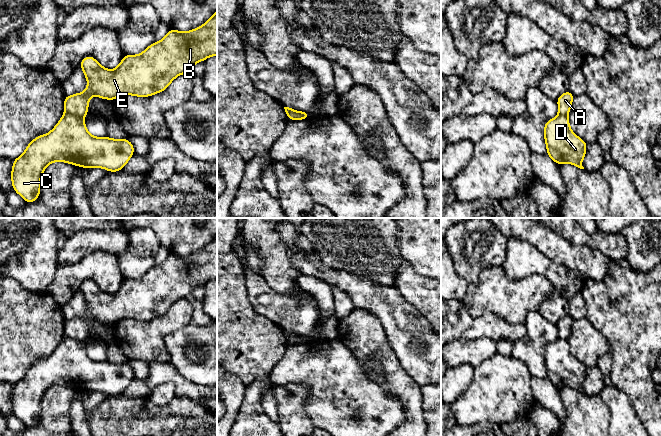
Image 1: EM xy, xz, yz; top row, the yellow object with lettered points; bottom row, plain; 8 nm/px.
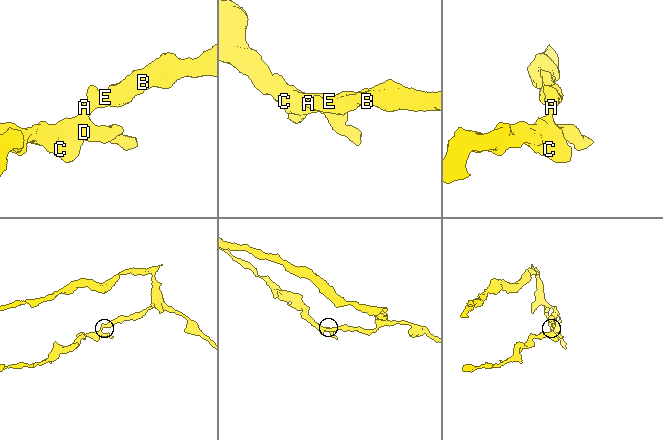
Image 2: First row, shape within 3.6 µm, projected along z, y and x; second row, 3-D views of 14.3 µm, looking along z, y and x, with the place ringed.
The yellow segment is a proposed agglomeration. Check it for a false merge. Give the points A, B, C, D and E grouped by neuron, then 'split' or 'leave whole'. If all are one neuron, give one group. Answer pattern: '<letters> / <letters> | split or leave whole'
A B E / C D | split

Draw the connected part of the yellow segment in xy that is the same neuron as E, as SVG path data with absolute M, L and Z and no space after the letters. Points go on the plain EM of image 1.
M217 234L196 253L180 256L170 252L162 264L152 267L142 277L124 279L114 294L104 292L92 280L84 281L79 290L87 303L87 312L81 317L65 320L64 335L84 342L88 338L89 322L92 320L115 324L122 319L149 321L161 317L177 300L186 298L194 288L210 280L217 280Z

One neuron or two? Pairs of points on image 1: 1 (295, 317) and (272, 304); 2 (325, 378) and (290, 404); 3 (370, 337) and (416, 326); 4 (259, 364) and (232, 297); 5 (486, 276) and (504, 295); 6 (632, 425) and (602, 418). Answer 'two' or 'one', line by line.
1: one
2: two
3: two
4: one
5: one
6: two

